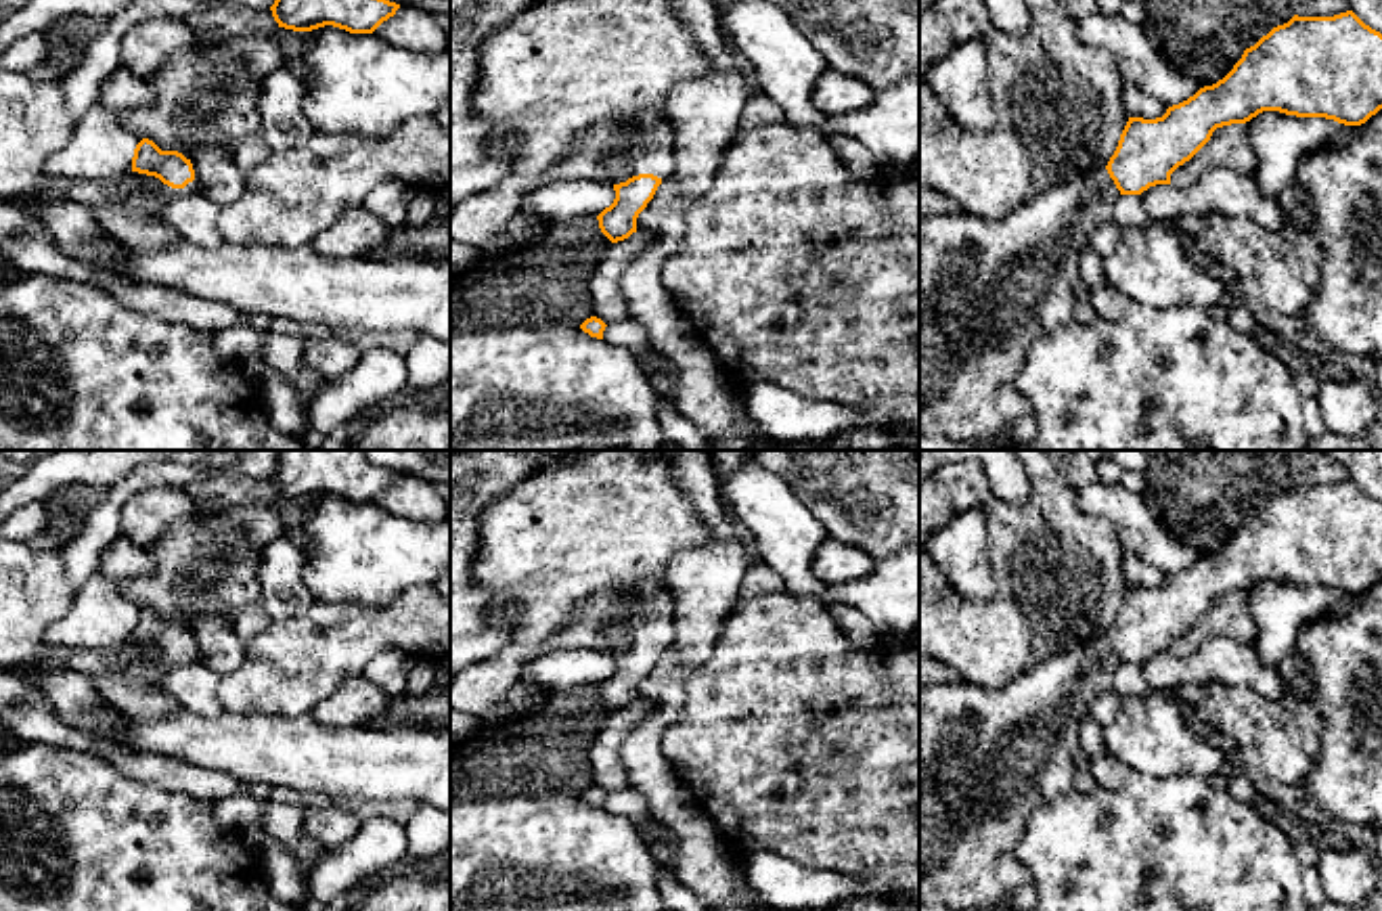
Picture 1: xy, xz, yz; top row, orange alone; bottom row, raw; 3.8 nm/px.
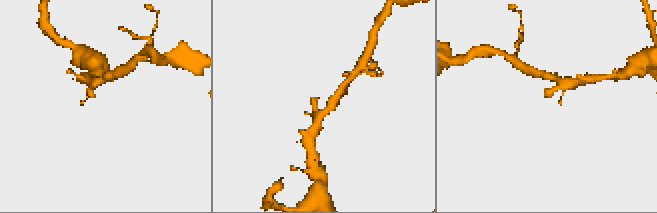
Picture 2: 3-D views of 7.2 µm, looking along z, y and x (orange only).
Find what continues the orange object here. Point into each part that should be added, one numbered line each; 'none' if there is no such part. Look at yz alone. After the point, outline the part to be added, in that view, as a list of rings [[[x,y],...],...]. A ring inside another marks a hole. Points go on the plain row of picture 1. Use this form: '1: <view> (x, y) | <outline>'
1: yz (989, 759) | [[[1108,639],[1060,649],[1001,689],[936,683],[919,689],[919,898],[982,911],[1032,886],[1018,848],[1034,810],[1074,790],[1080,723],[1120,666]]]

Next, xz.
1: xz (612, 620) | [[[645,582],[593,595],[551,639],[557,649],[584,647],[620,653],[639,643],[668,647],[676,635],[676,603],[666,584]]]

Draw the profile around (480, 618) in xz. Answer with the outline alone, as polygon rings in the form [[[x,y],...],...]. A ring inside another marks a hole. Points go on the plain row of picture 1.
[[[461,450],[450,454],[450,679],[511,643],[515,603],[473,578],[484,509],[530,480],[542,450]]]

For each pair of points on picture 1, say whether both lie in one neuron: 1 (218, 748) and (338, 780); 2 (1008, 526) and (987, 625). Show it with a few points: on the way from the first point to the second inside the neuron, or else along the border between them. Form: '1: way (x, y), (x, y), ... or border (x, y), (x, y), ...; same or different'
1: way (248, 748), (273, 748), (308, 757); same
2: way (1008, 551), (1006, 600); same

